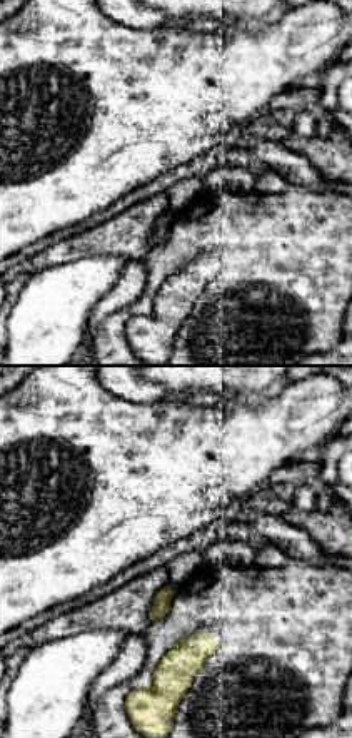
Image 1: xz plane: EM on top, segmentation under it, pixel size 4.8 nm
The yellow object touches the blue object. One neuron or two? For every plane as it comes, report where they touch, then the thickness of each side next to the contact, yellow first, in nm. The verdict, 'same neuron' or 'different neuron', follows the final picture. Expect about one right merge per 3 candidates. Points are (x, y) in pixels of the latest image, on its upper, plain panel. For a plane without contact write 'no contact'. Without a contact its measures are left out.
meets yellow at (169, 214); 80 nm thick on the yellow side, 30 nm on the other

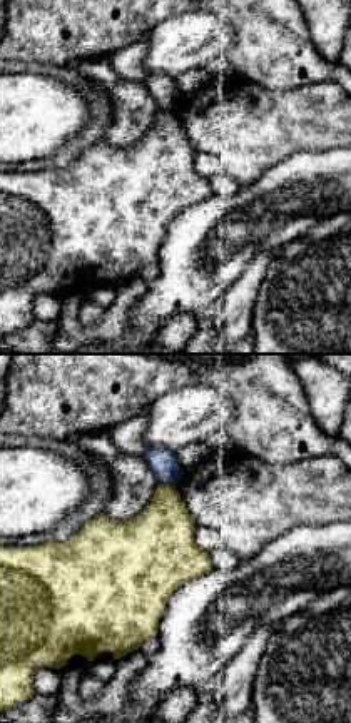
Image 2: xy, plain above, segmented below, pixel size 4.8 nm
meets yellow at (167, 111); 300 nm thick on the yellow side, 130 nm on the other

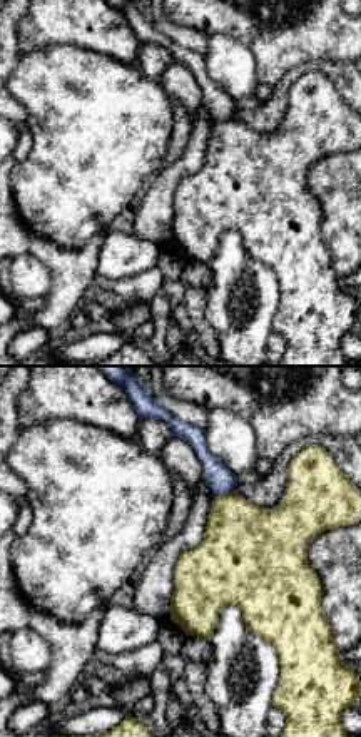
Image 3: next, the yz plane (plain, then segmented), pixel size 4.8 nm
meets yellow at (223, 121); 380 nm thick on the yellow side, 140 nm on the other

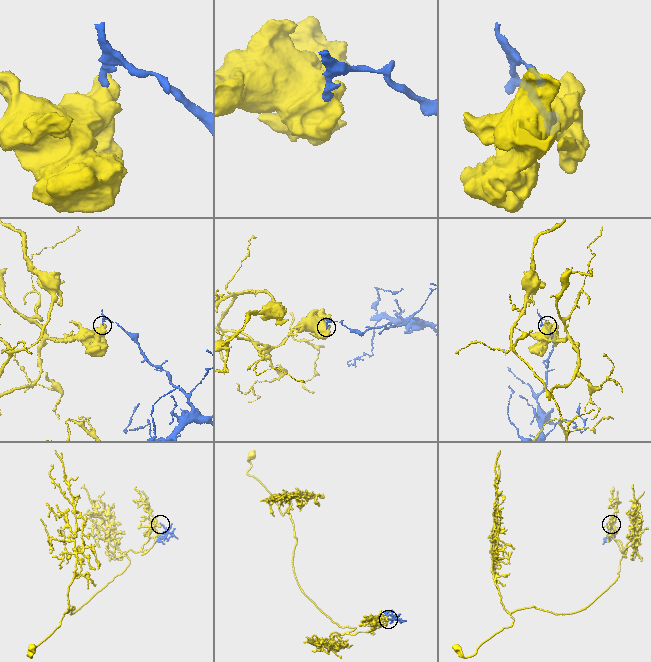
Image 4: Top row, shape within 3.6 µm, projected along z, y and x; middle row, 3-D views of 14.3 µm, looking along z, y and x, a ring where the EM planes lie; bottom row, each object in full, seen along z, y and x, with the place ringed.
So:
different neuron

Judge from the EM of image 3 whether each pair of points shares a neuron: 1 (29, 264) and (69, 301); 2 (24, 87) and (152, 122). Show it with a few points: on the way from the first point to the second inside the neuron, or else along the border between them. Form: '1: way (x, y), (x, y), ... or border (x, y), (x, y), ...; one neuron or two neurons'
1: border (32, 249), (52, 276), (52, 288), (45, 298); two neurons
2: way (55, 87), (62, 87), (97, 122), (121, 122); one neuron

